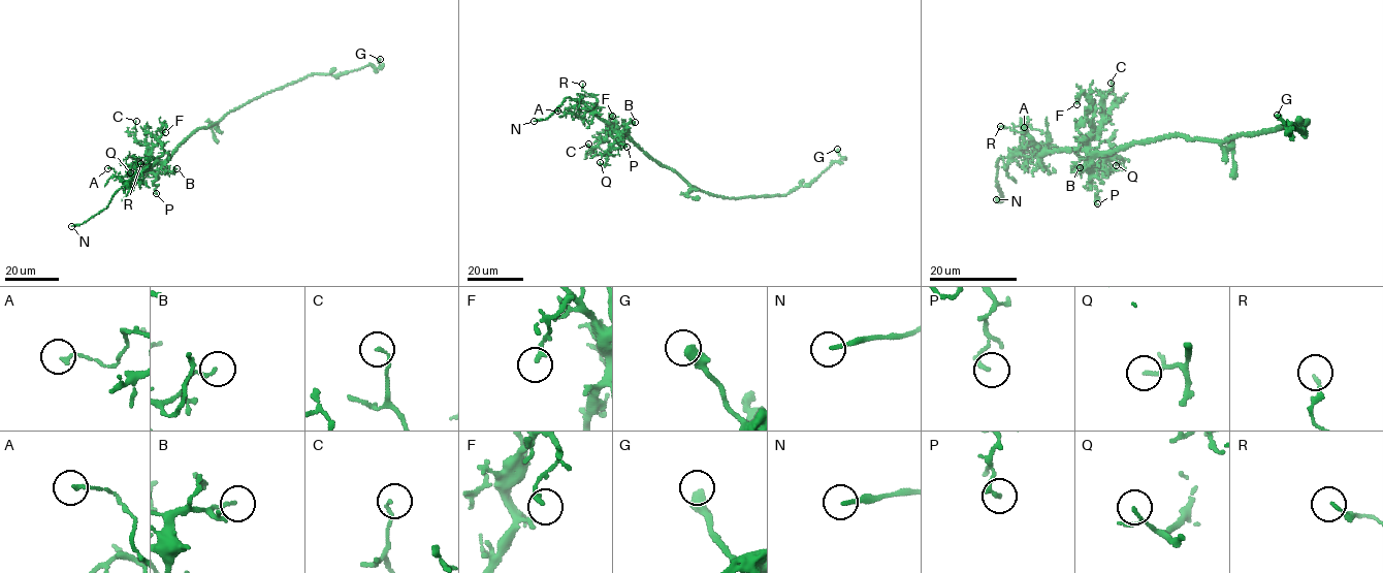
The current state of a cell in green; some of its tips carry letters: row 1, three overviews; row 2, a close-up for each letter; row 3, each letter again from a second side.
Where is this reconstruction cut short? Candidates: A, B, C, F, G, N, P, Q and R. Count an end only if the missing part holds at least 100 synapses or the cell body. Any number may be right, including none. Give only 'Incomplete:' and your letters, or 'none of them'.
Incomplete: N

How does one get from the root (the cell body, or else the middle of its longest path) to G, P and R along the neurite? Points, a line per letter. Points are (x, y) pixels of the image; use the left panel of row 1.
G: (207, 126), (246, 103), (310, 74), (340, 74), (368, 65), (378, 67), (380, 59)
P: (207, 126), (191, 132), (164, 162), (154, 182), (156, 193)
R: (207, 126), (191, 132), (165, 161), (149, 165), (141, 172), (149, 163), (140, 163)

